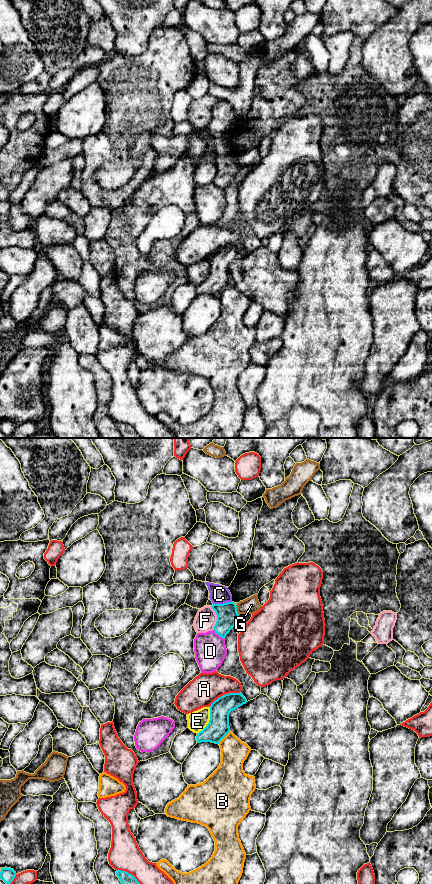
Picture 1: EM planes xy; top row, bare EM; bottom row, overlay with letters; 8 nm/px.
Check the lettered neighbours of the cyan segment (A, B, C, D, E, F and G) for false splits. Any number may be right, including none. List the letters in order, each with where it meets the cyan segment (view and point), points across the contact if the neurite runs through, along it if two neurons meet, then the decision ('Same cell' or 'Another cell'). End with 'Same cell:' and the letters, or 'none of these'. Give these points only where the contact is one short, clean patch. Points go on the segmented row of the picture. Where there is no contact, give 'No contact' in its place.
A: Touches cyan at xy (225, 694). Another cell
B: Touches cyan at xy (224, 736). Another cell
C: Touches cyan at xy (223, 603). Boundary: xy (231, 601), (213, 604). Another cell
D: Touches cyan at xy (218, 634). Another cell
E: Touches cyan at xy (209, 721). Another cell
F: Touches cyan at xy (217, 618). Another cell
G: Touches cyan at xy (236, 610). Another cell
Same cell: none of these

